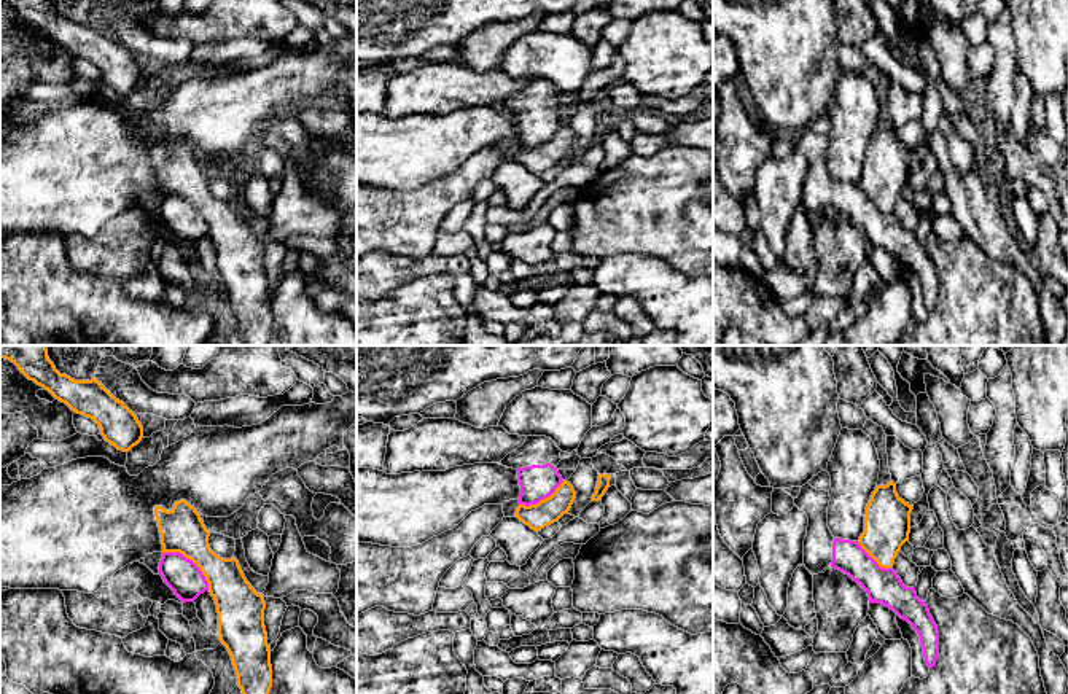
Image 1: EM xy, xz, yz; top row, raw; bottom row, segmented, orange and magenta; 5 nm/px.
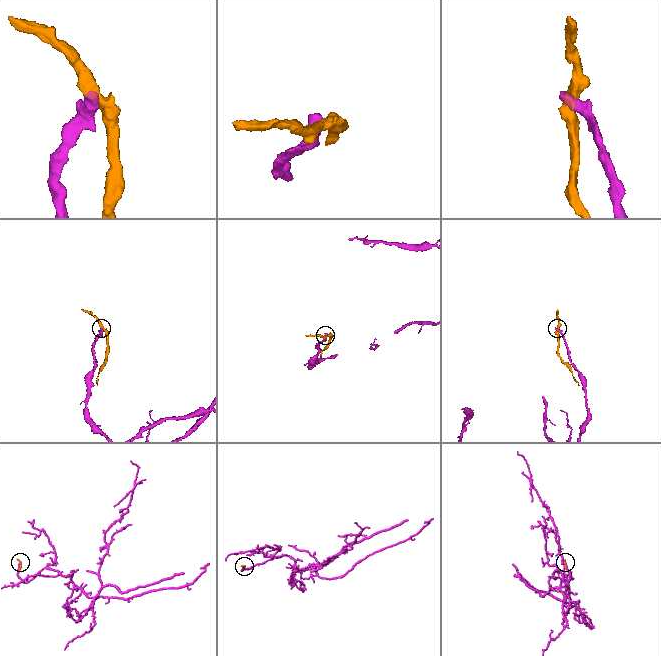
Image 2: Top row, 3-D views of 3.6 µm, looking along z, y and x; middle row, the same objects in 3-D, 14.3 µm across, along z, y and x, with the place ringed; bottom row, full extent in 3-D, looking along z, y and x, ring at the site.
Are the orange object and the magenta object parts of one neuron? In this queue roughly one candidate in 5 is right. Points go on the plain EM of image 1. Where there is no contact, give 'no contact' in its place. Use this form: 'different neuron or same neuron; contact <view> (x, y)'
different neuron; contact xy (191, 202)

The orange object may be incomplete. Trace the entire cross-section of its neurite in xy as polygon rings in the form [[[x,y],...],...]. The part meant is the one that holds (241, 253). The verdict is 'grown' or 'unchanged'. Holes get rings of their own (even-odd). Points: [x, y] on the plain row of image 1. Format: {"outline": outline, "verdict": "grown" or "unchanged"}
{"outline": [[[186,143],[175,145],[170,154],[154,150],[162,197],[180,196],[193,204],[209,226],[209,236],[215,244],[218,256],[218,279],[226,290],[245,345],[267,345],[272,331],[271,293],[264,269],[266,245],[247,224],[236,201],[223,202],[209,189],[210,175],[204,169],[201,158]]], "verdict": "unchanged"}

